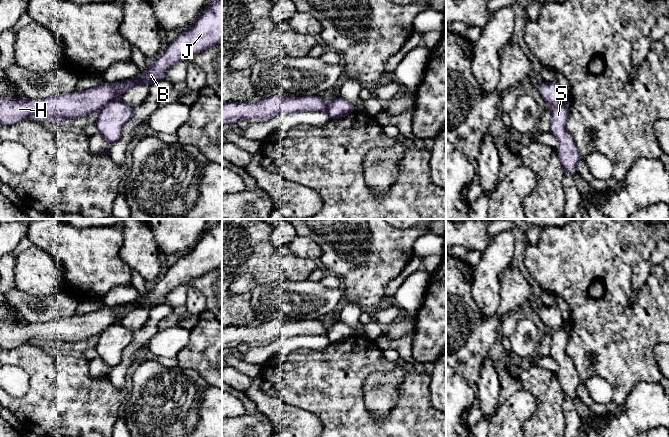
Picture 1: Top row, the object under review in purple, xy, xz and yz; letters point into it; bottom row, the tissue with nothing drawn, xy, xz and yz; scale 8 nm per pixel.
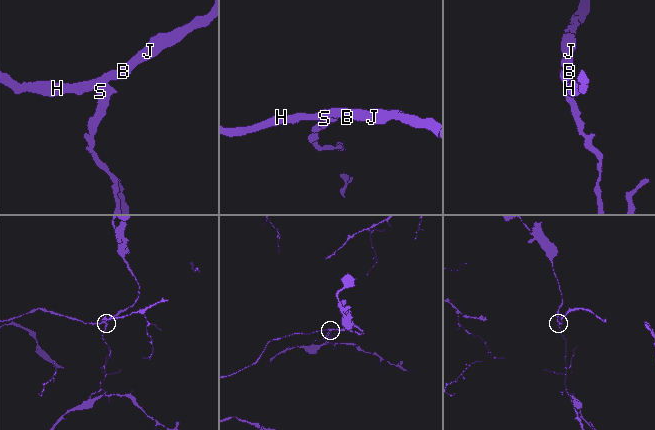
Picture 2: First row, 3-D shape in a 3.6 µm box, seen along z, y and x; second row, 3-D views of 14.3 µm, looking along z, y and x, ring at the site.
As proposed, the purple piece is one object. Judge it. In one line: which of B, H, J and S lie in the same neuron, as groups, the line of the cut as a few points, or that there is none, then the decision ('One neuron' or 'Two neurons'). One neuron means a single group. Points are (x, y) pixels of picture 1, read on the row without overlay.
Groups: B H J / S. Split along xy (119, 320), (109, 325), (99, 335). Two neurons

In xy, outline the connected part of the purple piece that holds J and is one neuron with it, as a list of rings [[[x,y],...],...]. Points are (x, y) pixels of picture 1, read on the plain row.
[[[222,220],[206,229],[193,249],[167,270],[145,297],[114,308],[101,308],[82,316],[73,316],[45,323],[0,321],[0,346],[14,349],[25,342],[54,344],[62,348],[68,343],[100,335],[114,322],[135,309],[154,308],[163,303],[170,292],[190,280],[206,275],[222,265]]]

